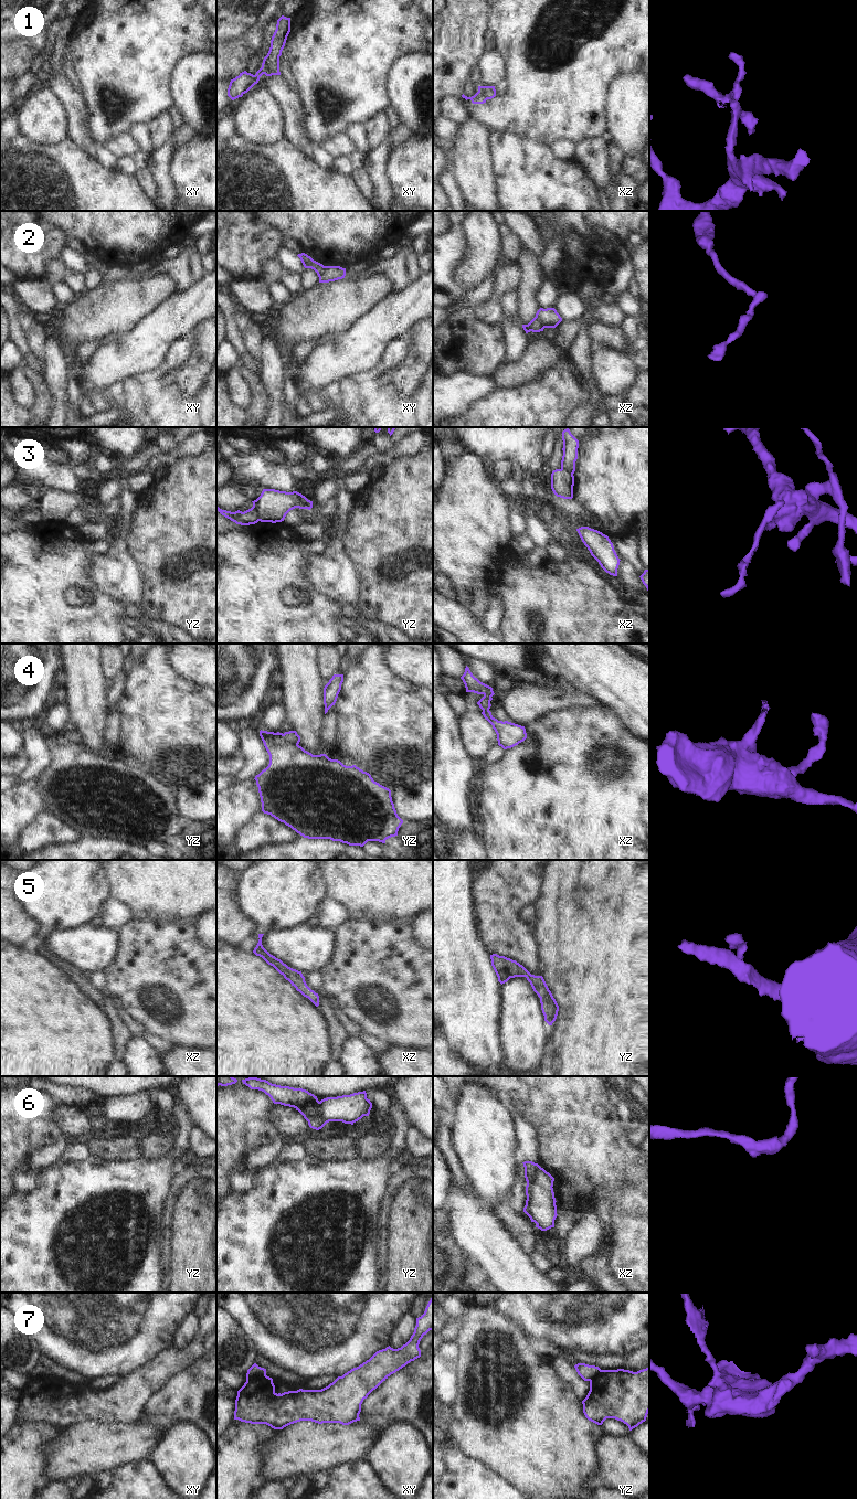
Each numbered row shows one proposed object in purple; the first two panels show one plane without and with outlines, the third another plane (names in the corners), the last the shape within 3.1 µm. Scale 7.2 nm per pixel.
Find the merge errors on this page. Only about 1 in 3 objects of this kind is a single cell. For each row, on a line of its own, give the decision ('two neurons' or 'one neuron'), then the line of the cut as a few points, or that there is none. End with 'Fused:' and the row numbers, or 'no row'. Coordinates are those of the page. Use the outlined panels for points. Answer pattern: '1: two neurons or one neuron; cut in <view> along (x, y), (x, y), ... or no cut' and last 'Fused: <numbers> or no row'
1: two neurons; cut in xy along (262, 63), (264, 73)
2: two neurons; cut in xz along (536, 316), (545, 327)
3: two neurons; cut in yz along (255, 500), (260, 520)
4: one neuron; no cut
5: one neuron; no cut
6: two neurons; cut in yz along (320, 1102), (318, 1112), (313, 1117), (306, 1119)
7: two neurons; cut in xy along (265, 1374), (246, 1378)
Fused: 1, 2, 3, 6, 7

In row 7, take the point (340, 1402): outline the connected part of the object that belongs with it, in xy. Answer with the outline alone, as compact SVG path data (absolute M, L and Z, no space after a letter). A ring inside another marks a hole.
M433 1297L428 1301L424 1314L416 1318L414 1332L405 1344L398 1349L389 1346L377 1351L369 1360L351 1369L342 1376L338 1376L321 1390L299 1389L277 1394L272 1378L267 1375L246 1378L246 1382L237 1391L234 1420L251 1424L266 1424L274 1429L283 1429L300 1421L311 1421L318 1424L340 1423L342 1425L360 1421L359 1414L363 1400L391 1374L421 1357L419 1344L423 1336L430 1330L433 1330Z

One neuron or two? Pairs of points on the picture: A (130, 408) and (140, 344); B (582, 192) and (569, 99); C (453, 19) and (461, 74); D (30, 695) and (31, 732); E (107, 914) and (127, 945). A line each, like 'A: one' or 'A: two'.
A: two
B: two
C: one
D: two
E: two

